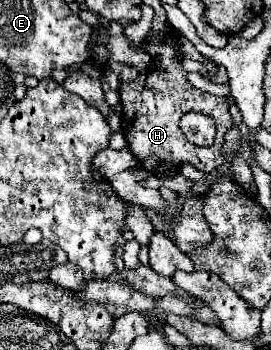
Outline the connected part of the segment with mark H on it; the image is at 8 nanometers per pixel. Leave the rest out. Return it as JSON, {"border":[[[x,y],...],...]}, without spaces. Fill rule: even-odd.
{"border":[[[172,26],[158,38],[146,36],[138,50],[132,48],[130,40],[120,36],[108,36],[104,28],[98,28],[98,38],[90,42],[92,62],[106,70],[110,68],[120,76],[120,102],[122,102],[122,132],[128,140],[130,152],[138,158],[138,166],[146,172],[162,178],[174,178],[180,172],[182,162],[194,164],[198,170],[216,170],[224,162],[224,136],[232,128],[232,116],[228,110],[226,96],[214,96],[196,90],[188,80],[180,64],[180,52],[176,44],[176,32]],[[198,110],[210,114],[216,122],[216,140],[210,148],[196,148],[182,138],[178,120],[190,112]]]}

